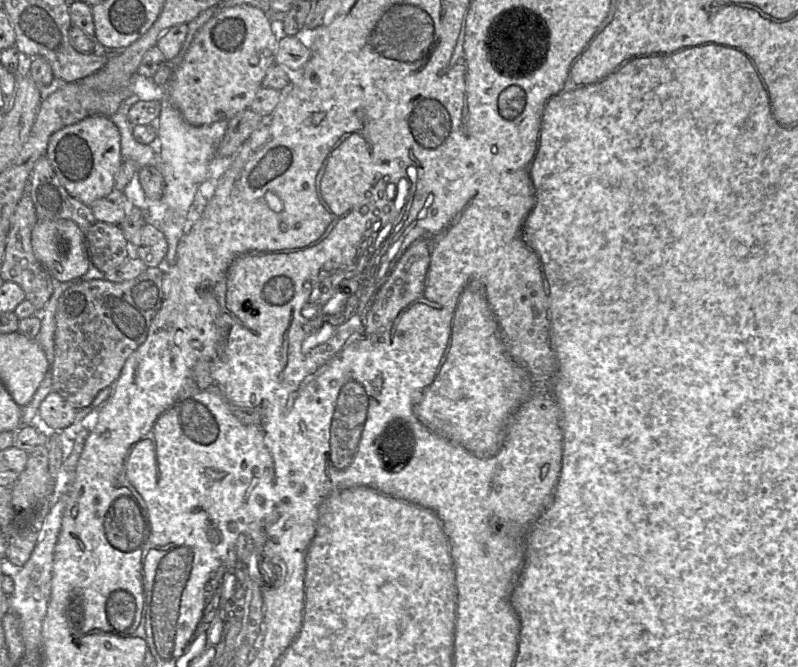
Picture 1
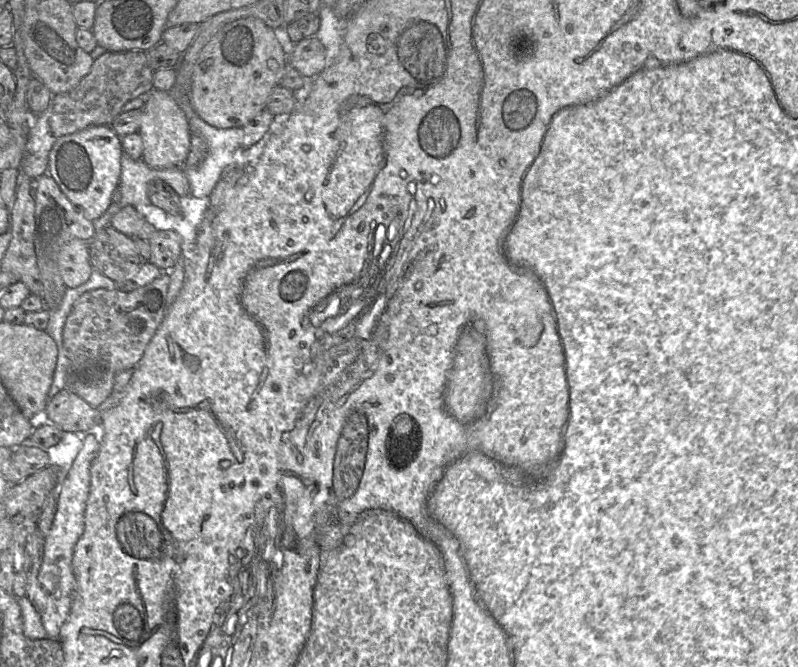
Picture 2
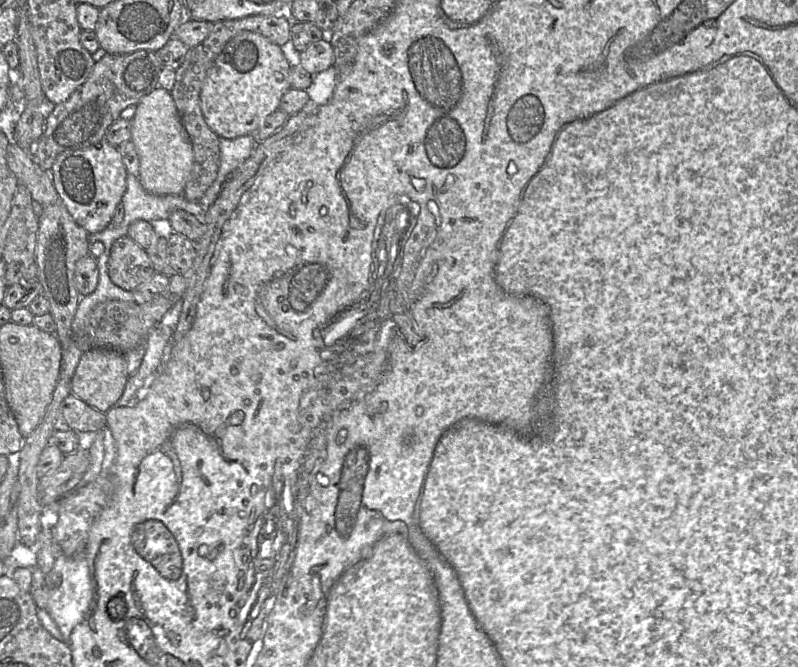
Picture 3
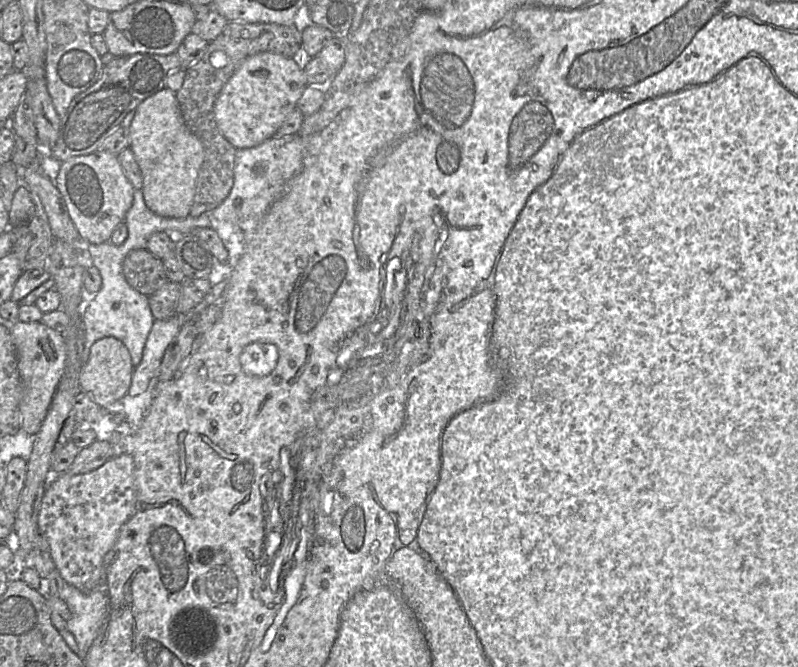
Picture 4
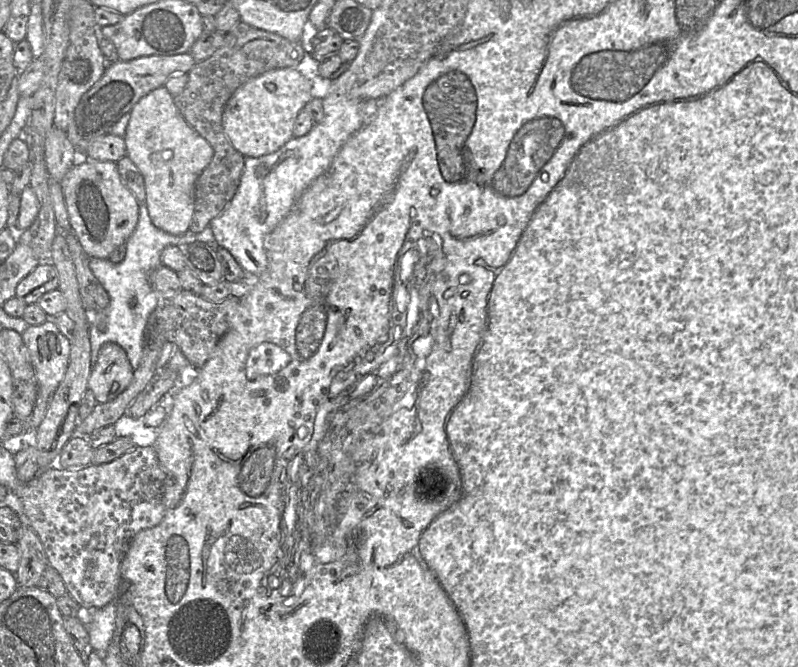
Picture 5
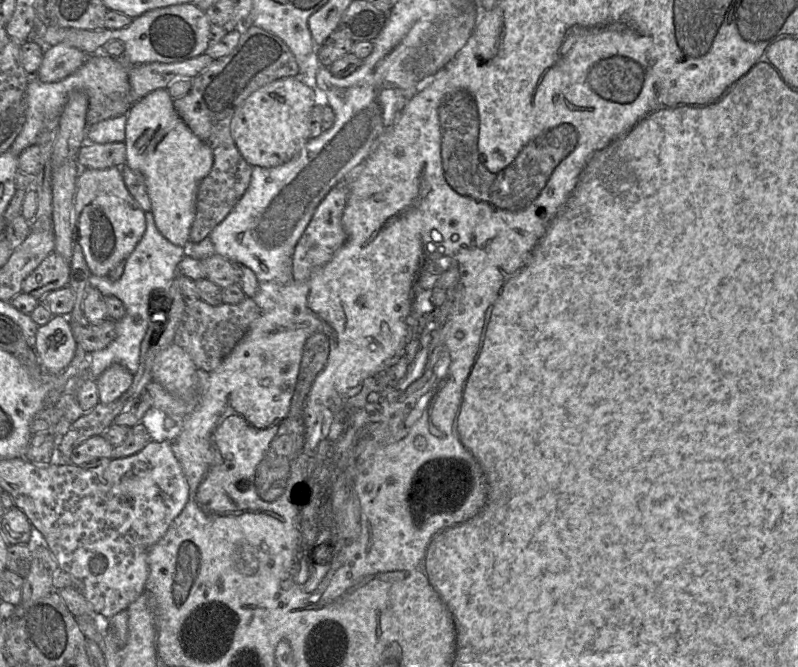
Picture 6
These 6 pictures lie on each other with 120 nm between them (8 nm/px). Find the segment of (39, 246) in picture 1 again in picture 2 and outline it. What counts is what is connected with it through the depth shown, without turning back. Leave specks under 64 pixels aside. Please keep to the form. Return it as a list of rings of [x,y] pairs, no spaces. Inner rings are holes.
[[[72,239],[63,245],[58,254],[58,266],[67,288],[76,288],[87,282],[93,270],[88,242]]]

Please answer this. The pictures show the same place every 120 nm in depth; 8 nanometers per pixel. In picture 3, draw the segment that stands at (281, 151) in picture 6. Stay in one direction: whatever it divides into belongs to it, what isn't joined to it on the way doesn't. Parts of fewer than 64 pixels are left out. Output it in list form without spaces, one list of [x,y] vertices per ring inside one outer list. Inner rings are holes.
[[[254,32],[238,33],[225,45],[203,82],[200,106],[206,124],[221,138],[251,135],[268,115],[279,108],[282,96],[291,88],[290,69],[280,46]]]

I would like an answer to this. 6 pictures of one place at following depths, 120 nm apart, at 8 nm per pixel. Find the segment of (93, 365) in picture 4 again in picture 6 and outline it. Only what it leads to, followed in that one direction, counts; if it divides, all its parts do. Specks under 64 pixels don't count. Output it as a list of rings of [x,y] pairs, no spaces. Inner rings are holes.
[[[112,364],[95,379],[101,404],[110,404],[123,395],[133,382],[133,375],[120,365]]]

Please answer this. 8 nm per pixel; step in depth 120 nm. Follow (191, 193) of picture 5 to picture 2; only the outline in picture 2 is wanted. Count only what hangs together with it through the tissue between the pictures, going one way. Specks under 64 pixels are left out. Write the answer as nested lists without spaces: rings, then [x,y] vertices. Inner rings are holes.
[[[151,89],[141,110],[141,123],[138,130],[143,142],[141,159],[155,169],[181,168],[190,151],[190,130],[185,114],[172,94]]]

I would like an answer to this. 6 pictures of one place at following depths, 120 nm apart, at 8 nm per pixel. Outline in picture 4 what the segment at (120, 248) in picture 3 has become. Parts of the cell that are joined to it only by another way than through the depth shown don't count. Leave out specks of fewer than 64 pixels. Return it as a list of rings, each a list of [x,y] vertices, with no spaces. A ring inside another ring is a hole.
[[[146,249],[131,250],[122,262],[122,272],[127,283],[146,296],[168,281],[162,260]]]

